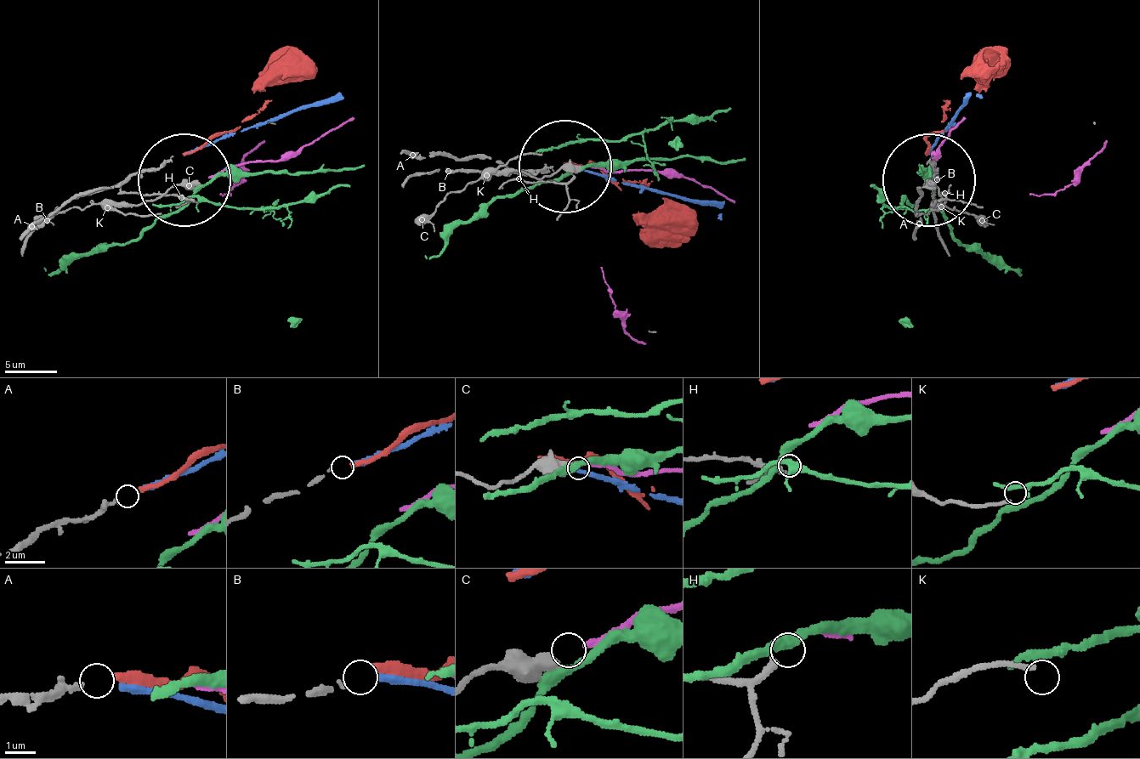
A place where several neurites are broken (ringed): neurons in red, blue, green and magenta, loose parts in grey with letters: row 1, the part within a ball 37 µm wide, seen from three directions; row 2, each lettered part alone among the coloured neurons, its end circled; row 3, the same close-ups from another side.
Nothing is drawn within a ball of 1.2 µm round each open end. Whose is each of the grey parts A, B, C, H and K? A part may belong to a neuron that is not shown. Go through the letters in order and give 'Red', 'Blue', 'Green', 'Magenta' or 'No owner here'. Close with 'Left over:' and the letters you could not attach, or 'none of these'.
A: Red
B: Blue
C: Magenta
H: No owner here
K: No owner here
Left over: H, K

